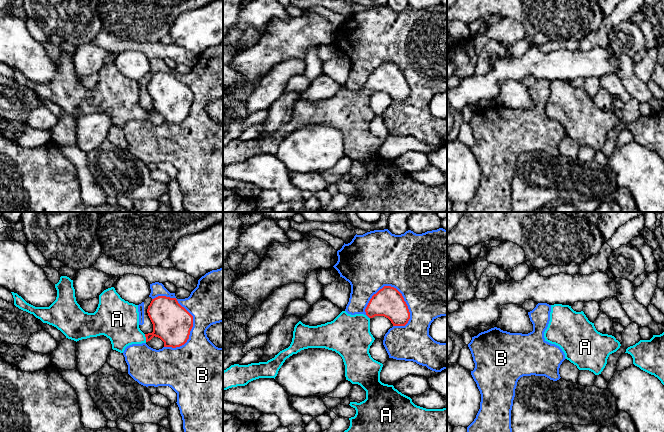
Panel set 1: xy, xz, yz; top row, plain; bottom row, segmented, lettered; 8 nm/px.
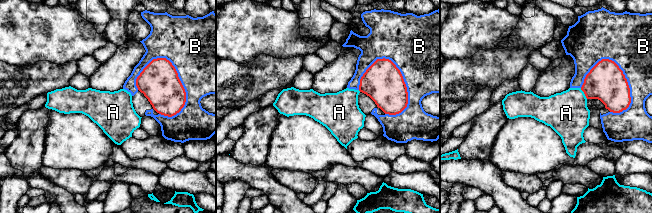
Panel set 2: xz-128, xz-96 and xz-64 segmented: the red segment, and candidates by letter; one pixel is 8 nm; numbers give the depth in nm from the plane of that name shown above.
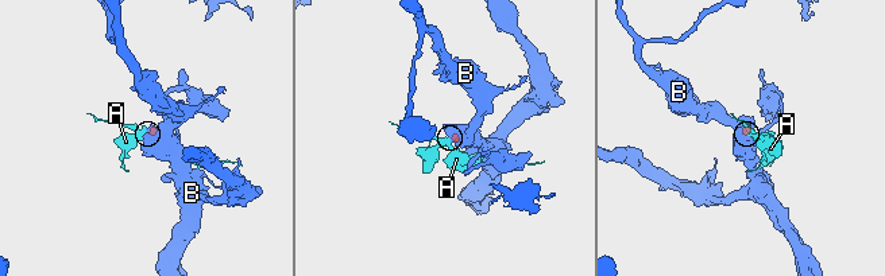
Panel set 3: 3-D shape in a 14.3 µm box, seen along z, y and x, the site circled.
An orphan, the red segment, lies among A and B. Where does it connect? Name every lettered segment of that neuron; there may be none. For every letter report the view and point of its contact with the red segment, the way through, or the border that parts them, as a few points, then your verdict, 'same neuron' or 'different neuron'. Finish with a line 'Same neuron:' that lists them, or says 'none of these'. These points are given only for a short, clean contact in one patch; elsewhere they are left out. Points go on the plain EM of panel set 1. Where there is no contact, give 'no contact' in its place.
A: xy (146, 114) | across xy (172, 99), (146, 114), (135, 112), (120, 97) | same neuron
B: xz (390, 62) | different neuron
Same neuron: A

